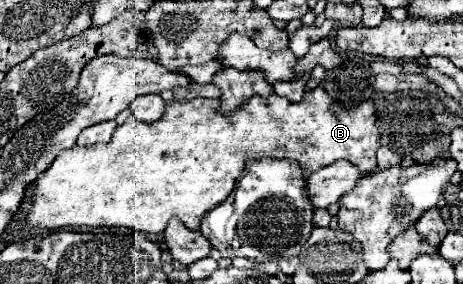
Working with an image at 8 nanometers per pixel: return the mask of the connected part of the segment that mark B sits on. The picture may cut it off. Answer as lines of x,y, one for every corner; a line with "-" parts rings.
322,87
306,91
304,99
296,105
282,97
252,97
248,105
232,113
220,113
216,99
190,99
166,103
164,115
154,123
138,121
130,117
114,131
114,137
106,145
72,147
60,151
54,163
32,183
32,207
22,221
22,233
34,233
38,229
58,231
64,227
130,227
144,235
158,235
166,229
170,217
178,217
188,229
196,231
204,213
220,205
234,189
236,179
242,177
246,163
262,157
294,159
308,173
334,163
336,159
348,159
362,173
370,173
376,167
378,129
372,103
360,103
356,109
344,109
336,105

